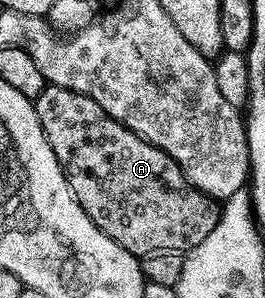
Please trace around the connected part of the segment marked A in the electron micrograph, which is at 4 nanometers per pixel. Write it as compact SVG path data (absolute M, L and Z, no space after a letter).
M48 84L34 97L34 103L46 142L50 142L50 150L54 150L66 174L66 182L70 182L70 190L74 190L74 198L78 198L82 210L86 210L94 226L114 238L118 246L130 250L137 258L145 258L151 252L186 254L198 246L198 242L202 242L202 238L206 238L214 226L218 226L221 205L196 189L184 177L178 162L174 162L170 154L146 142L122 122L110 118L110 114L106 114L106 110L102 110L94 98Z

